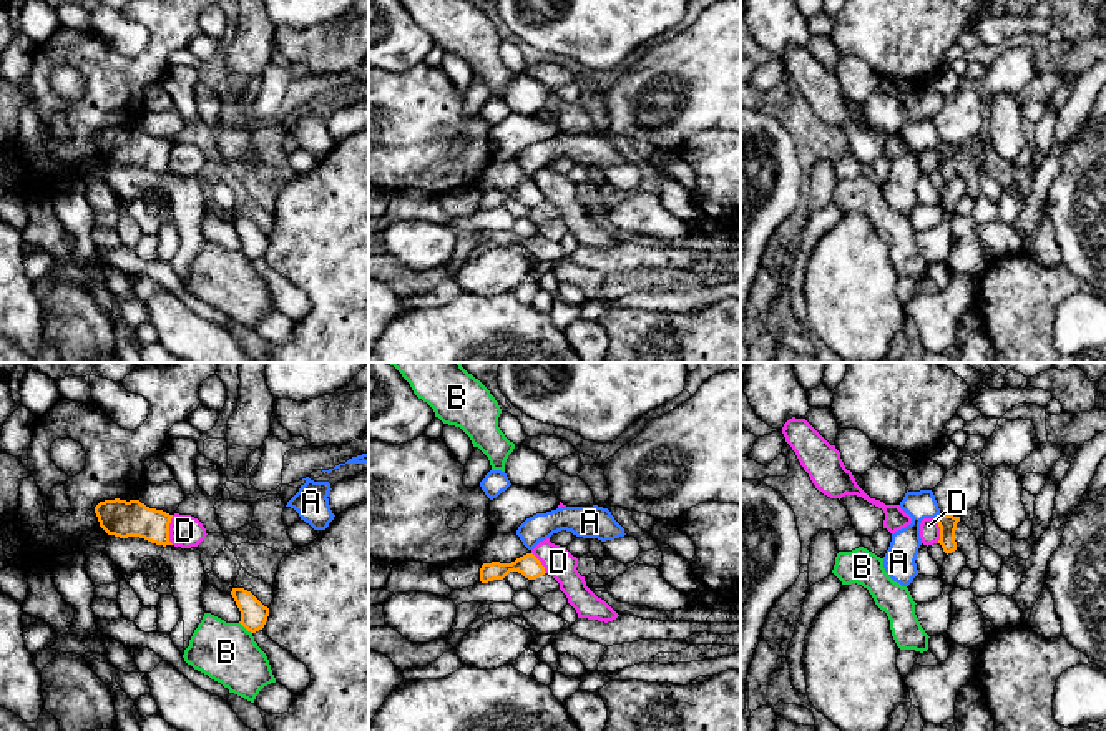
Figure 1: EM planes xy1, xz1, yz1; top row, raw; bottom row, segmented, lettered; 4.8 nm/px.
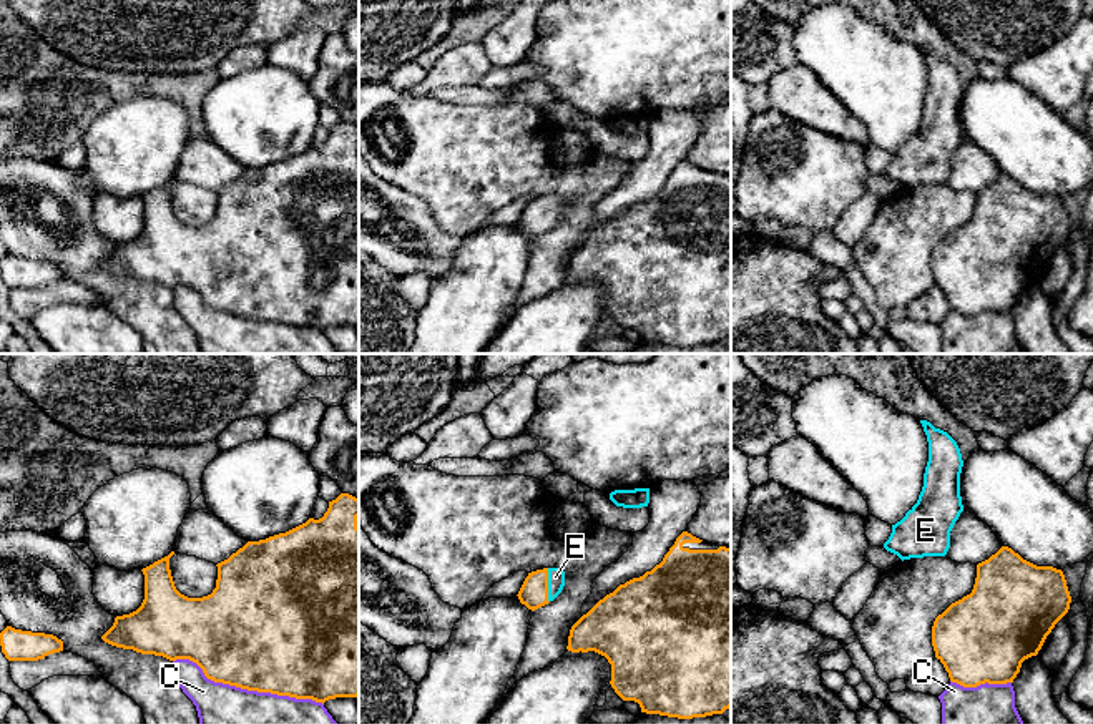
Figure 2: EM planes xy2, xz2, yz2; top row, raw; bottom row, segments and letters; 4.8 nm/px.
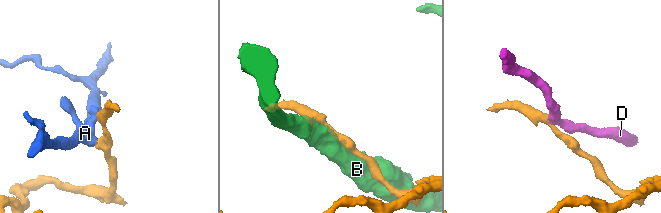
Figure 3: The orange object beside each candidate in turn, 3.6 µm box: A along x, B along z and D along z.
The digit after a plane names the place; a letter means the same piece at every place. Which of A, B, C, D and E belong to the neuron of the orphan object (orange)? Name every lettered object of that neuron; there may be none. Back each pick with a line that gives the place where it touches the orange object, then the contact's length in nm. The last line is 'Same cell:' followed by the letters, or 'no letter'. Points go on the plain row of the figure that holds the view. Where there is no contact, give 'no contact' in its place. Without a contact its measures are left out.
E: contact xz2 (547, 213); length 170 nm
Same cell: E

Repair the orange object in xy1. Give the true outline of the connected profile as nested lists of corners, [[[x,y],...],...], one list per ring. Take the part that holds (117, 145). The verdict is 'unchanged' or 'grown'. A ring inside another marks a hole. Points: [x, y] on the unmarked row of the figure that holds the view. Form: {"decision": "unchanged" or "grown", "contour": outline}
{"decision": "unchanged", "contour": [[[105,128],[95,135],[100,155],[120,166],[139,164],[156,173],[169,169],[169,151],[173,143],[149,136],[139,128]]]}

